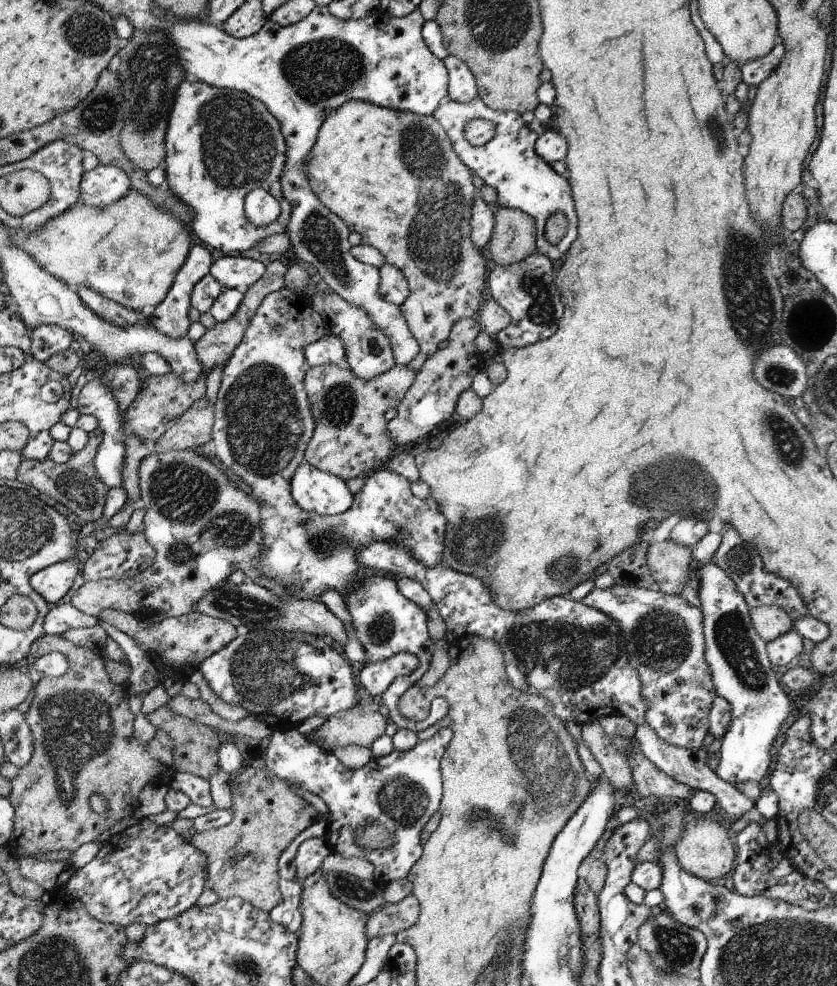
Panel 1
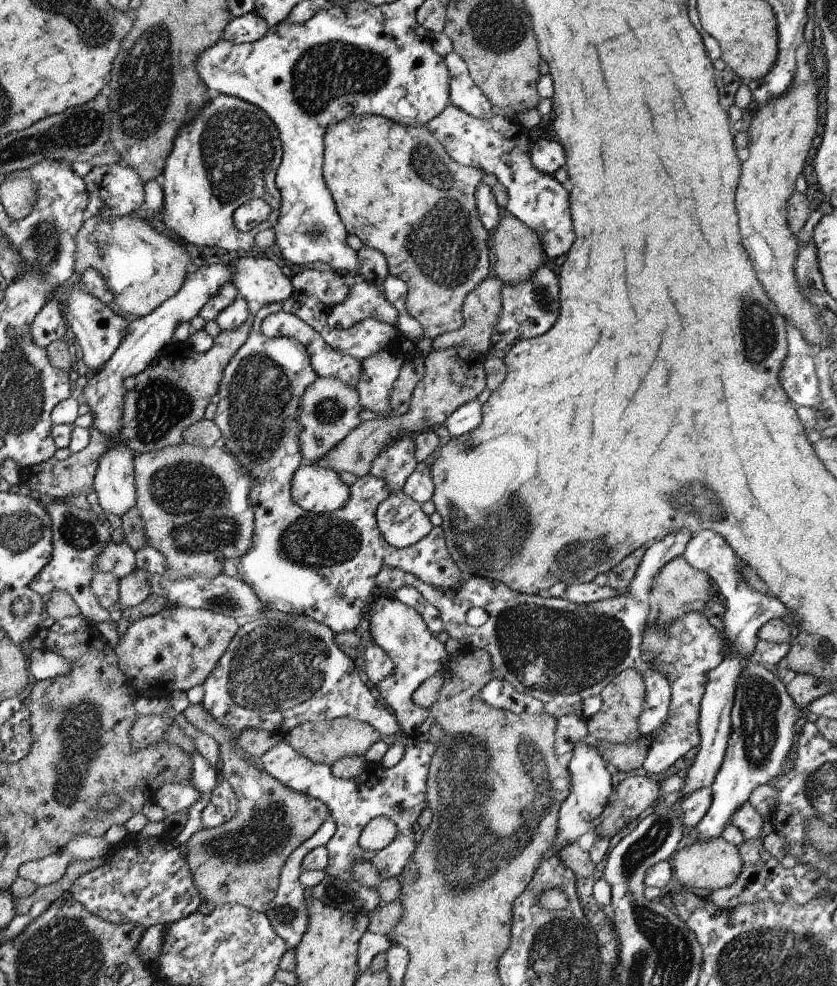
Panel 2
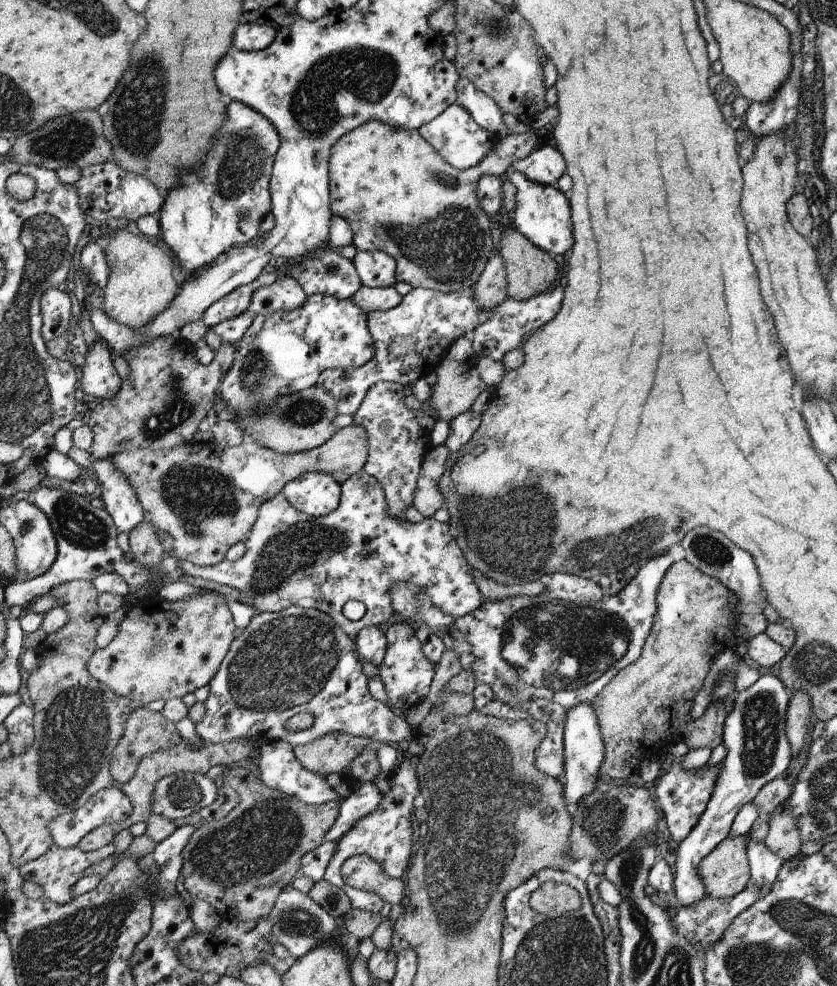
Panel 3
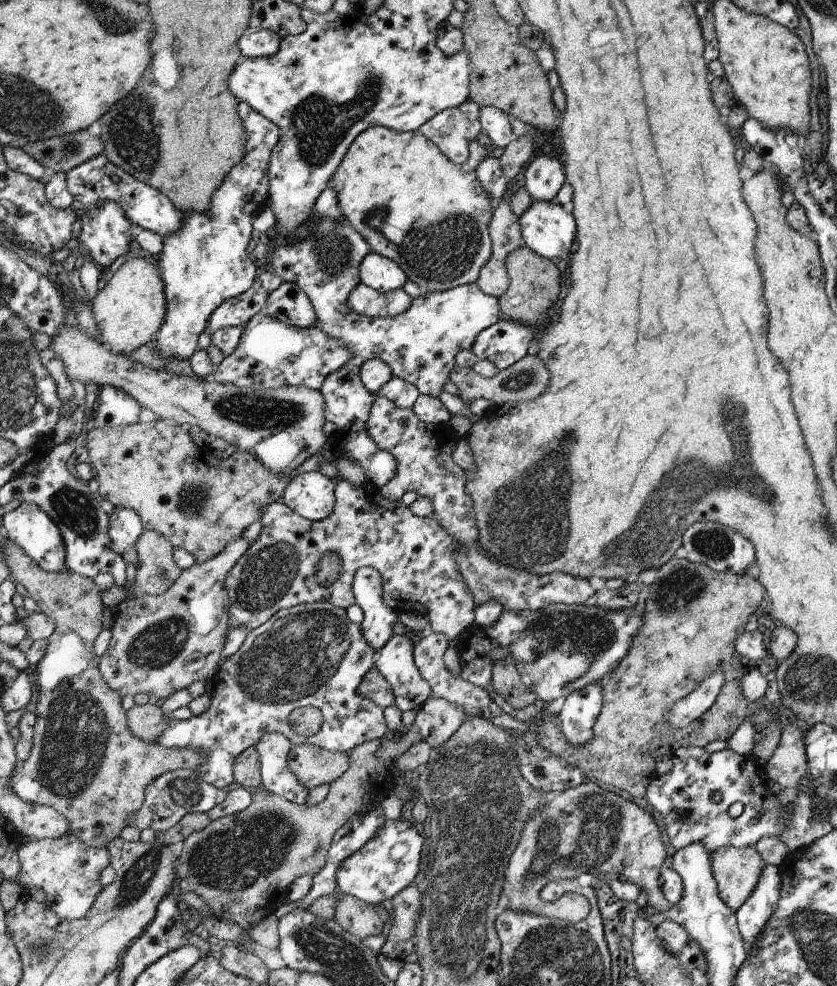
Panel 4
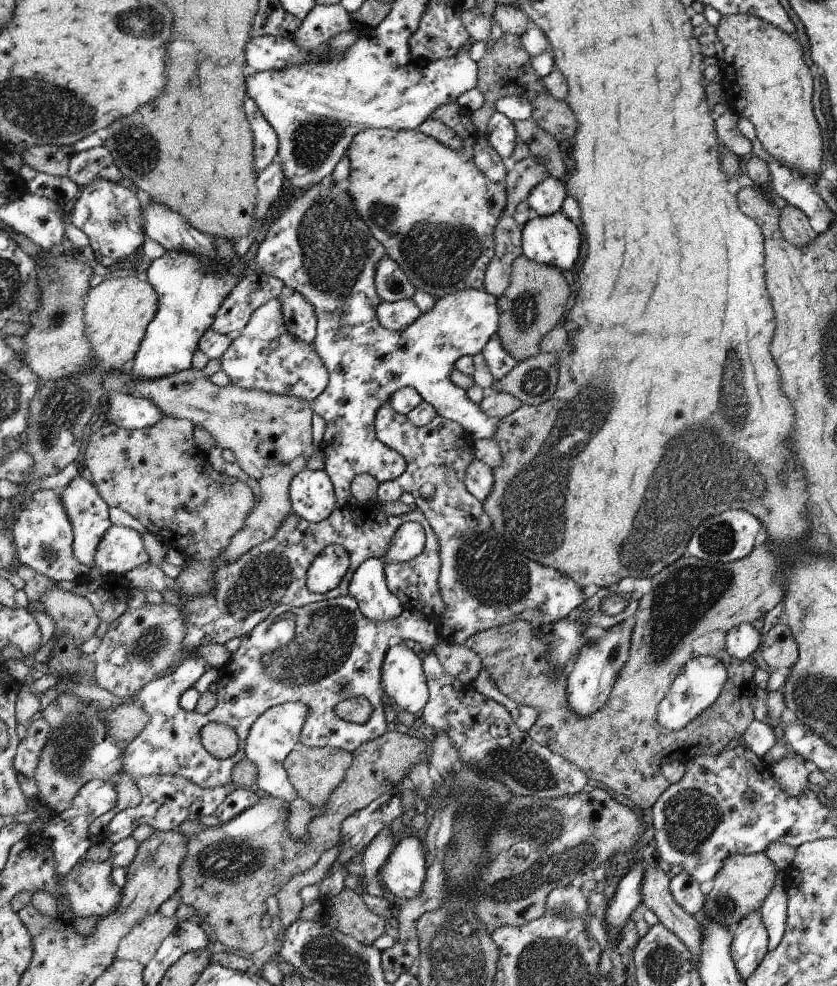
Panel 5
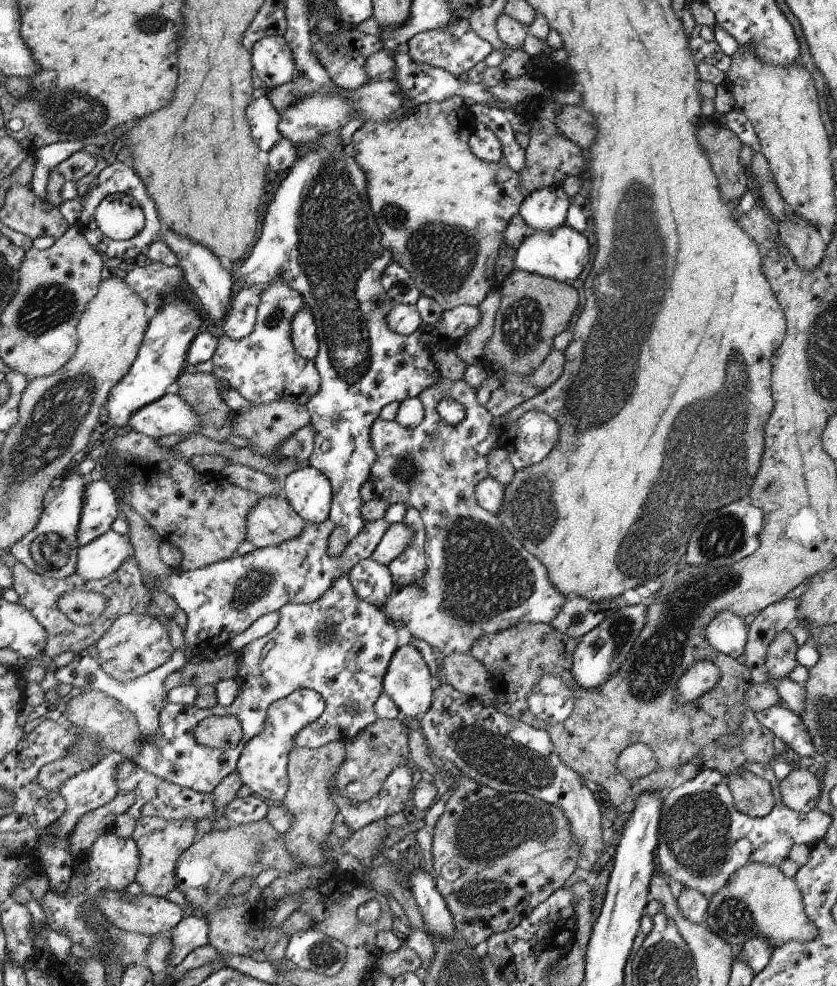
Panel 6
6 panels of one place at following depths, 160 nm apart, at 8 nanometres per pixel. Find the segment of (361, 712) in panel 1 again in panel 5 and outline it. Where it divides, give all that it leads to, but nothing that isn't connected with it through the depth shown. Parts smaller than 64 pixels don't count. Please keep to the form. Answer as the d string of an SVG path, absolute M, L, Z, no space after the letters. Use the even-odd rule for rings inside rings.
M301 742L283 760L283 768L300 797L311 802L314 816L322 815L323 808L333 790L344 780L352 764L352 753L328 747L307 747Z

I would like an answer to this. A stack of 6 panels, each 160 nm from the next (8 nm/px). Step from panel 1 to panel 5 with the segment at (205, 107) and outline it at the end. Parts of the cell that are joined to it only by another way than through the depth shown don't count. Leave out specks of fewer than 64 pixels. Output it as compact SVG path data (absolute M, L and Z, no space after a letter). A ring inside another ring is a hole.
M250 98L246 100L247 119L254 130L255 173L259 175L277 158L279 145L275 128L263 115L262 110ZM222 237L211 238L215 257L209 261L176 249L166 251L149 266L146 279L159 296L159 310L147 328L146 338L134 362L129 365L133 377L155 379L188 370L192 366L192 356L202 343L203 335L211 330L219 308L240 283L246 257L233 250L235 242Z

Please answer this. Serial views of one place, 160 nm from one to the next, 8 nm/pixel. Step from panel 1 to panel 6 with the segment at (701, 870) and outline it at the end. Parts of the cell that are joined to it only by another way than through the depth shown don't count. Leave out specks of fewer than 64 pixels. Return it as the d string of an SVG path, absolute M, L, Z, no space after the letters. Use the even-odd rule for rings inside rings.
M751 862L740 867L728 884L716 891L707 908L704 924L715 932L730 946L734 956L743 948L743 944L756 935L764 935L773 947L780 947L788 941L812 940L817 935L815 924L806 916L802 900L802 893L793 878L787 877L778 865Z

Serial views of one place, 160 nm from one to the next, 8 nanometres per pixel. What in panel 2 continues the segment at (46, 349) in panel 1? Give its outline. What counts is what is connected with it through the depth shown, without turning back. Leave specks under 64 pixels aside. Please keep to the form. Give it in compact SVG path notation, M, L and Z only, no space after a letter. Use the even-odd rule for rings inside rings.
M52 297L51 302L46 302L43 310L35 316L31 324L31 335L40 348L46 349L60 341L66 332L66 320L59 309L59 303Z

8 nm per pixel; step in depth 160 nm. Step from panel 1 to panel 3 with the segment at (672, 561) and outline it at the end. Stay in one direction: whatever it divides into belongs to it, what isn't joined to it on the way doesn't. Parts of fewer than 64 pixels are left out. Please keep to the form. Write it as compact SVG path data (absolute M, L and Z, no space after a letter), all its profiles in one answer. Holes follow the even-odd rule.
M682 559L672 563L659 586L658 611L642 654L635 663L624 667L590 704L599 719L603 743L606 745L606 758L599 776L610 776L612 780L639 780L638 772L642 762L664 755L676 743L686 743L690 749L713 749L723 742L723 726L732 710L734 696L718 703L712 702L706 712L695 721L689 718L689 712L695 696L710 674L711 664L725 648L735 643L734 626L730 624L730 616L734 616L734 612L728 598L730 591L719 580L704 574L691 562Z

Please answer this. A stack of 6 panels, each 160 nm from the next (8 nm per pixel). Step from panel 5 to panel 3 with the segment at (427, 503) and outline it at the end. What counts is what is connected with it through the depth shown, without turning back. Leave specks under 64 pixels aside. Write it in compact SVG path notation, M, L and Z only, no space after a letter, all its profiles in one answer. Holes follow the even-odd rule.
M380 381L371 386L362 406L354 414L354 424L362 425L368 432L370 456L363 471L380 482L386 500L386 514L400 526L413 524L407 520L406 510L413 504L423 460L432 448L431 432L418 425L416 416L404 403L404 389L403 384ZM554 573L547 576L545 582L548 590L544 594L553 599L588 604L598 603L606 596L606 590L597 581L580 575Z

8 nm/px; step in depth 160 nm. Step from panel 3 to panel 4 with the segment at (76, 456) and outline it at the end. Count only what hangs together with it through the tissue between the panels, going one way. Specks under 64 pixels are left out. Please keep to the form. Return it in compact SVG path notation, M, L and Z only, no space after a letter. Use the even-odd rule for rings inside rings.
M114 508L110 514L110 538L112 550L116 556L123 554L136 546L144 530L140 516L132 508Z

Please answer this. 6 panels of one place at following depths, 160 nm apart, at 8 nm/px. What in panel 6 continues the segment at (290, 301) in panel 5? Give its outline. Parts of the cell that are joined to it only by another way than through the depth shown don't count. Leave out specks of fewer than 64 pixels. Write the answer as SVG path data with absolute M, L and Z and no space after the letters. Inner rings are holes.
M308 306L302 307L292 319L291 337L295 351L304 359L314 360L320 348L319 333L314 314Z

